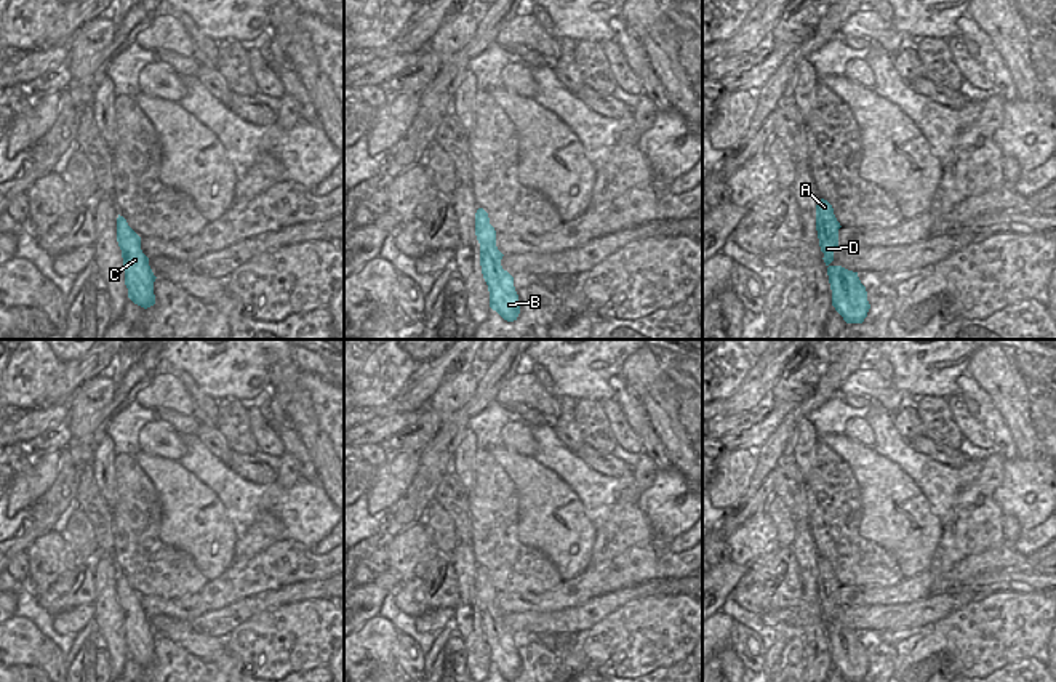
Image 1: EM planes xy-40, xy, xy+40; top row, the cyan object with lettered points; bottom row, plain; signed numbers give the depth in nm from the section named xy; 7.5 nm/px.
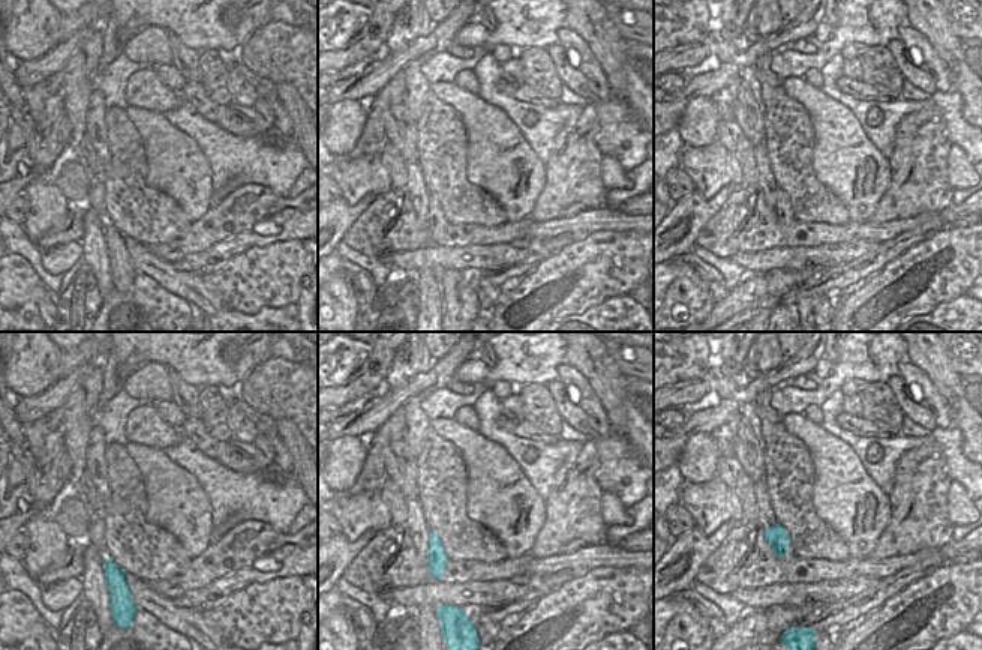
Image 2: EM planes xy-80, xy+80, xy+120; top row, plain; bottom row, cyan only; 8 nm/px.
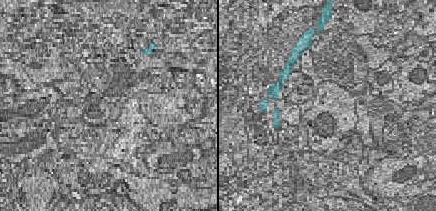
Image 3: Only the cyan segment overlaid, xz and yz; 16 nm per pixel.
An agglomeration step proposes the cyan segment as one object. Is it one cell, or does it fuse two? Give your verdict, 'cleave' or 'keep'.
keep

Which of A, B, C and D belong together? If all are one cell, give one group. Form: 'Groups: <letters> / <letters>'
Groups: A B C D.

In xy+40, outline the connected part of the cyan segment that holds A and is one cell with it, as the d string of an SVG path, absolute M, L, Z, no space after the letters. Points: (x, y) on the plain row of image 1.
M821 557L816 564L816 589L824 621L827 624L829 642L832 648L832 664L846 682L862 682L870 663L866 645L861 642L858 631L842 624L832 624L834 612L838 604L840 581L834 573L832 564Z

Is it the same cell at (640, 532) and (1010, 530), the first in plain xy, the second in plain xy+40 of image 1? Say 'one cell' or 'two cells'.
two cells

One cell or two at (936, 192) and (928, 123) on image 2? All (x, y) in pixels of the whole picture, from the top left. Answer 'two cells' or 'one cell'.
one cell

